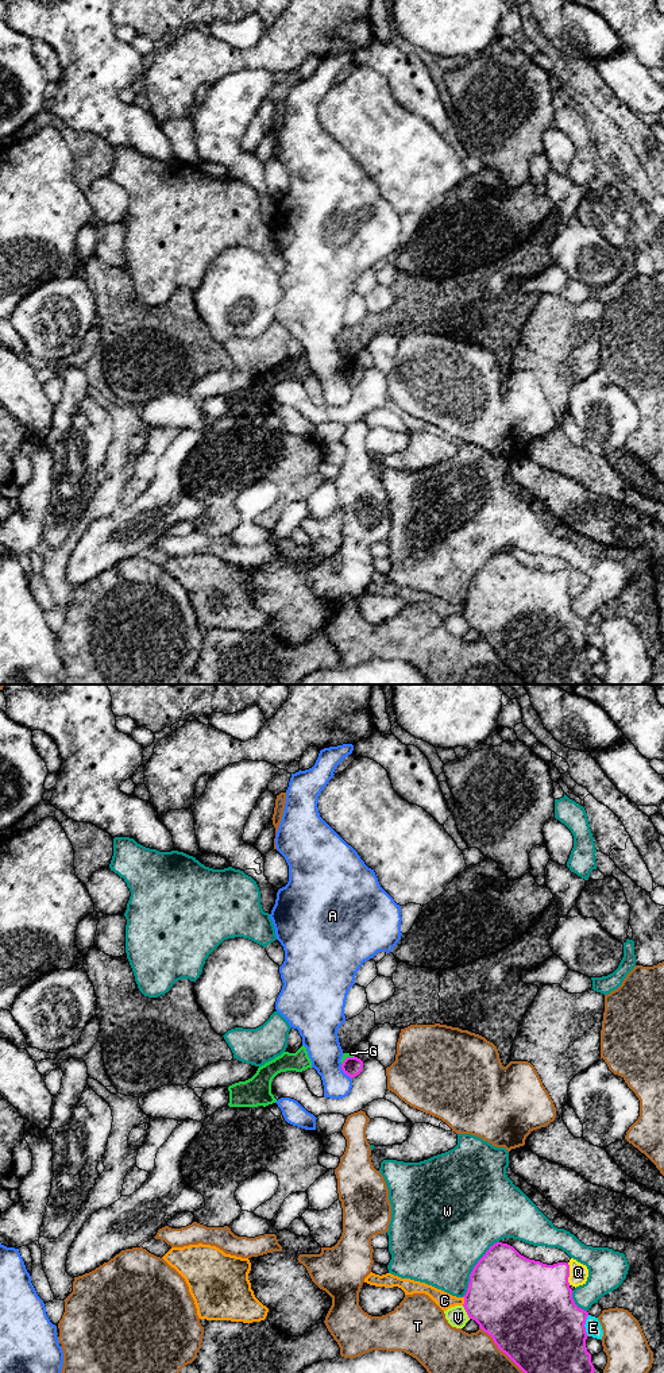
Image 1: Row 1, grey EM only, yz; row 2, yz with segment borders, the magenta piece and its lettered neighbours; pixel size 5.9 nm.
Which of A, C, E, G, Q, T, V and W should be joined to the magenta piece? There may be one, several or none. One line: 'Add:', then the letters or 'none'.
Add: none

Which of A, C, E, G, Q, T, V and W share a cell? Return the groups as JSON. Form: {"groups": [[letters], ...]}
{"groups": [["A"], ["C"], ["E"], ["G"], ["Q"], ["T"], ["V"], ["W"]]}

